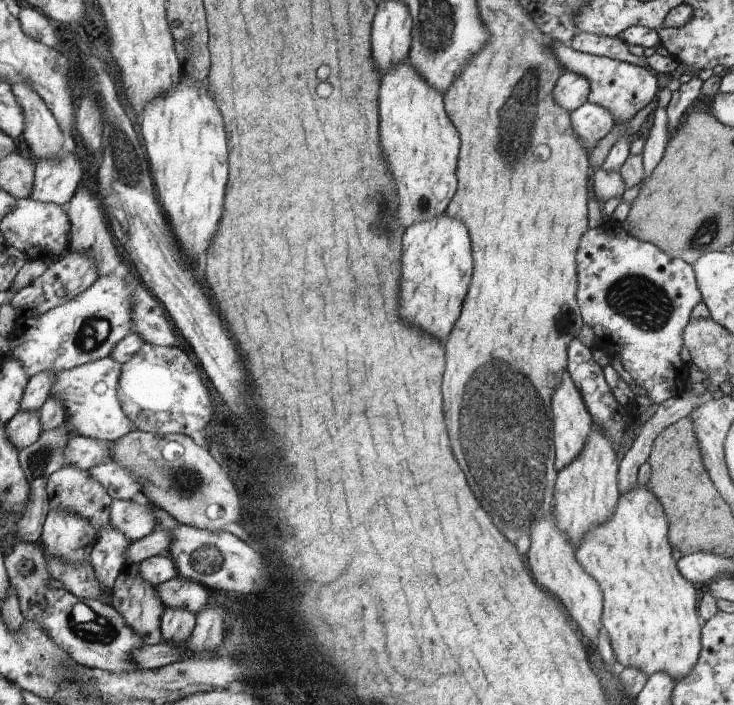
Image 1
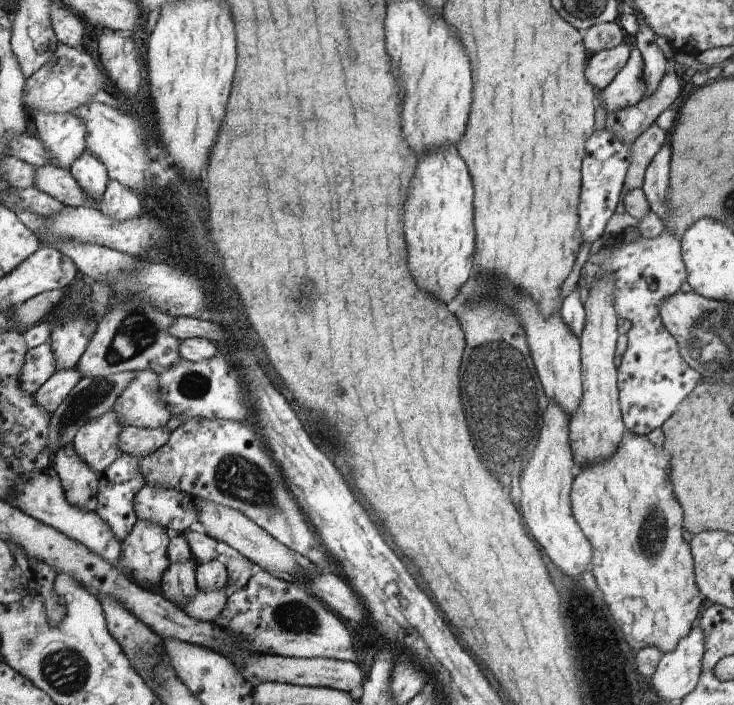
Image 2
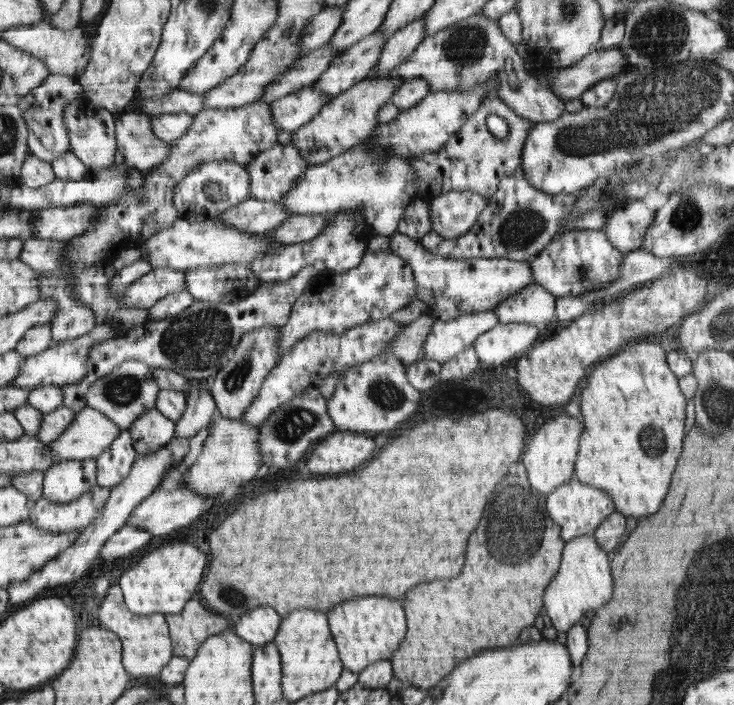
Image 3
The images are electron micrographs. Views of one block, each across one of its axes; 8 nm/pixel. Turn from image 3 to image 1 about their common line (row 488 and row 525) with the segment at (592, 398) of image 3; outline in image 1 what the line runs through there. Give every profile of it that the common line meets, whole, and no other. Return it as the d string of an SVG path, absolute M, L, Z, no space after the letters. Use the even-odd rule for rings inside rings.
M634 487L632 491L626 494L620 494L619 502L617 503L617 509L610 521L606 521L596 529L593 529L590 533L587 533L585 540L581 543L575 555L579 563L583 566L583 569L587 571L592 578L599 583L600 590L603 591L603 622L604 630L608 632L610 640L612 640L612 648L615 659L617 660L618 668L632 667L639 670L642 674L649 677L651 674L658 673L660 671L668 673L674 680L680 680L687 677L692 672L692 669L699 662L698 656L701 656L700 652L700 622L698 622L698 612L696 612L696 604L698 604L698 592L694 588L694 584L690 584L688 579L683 577L683 574L678 572L676 568L676 560L672 556L672 546L668 542L670 538L670 524L666 516L666 512L662 510L660 502L654 498L652 492L646 490L644 487Z

